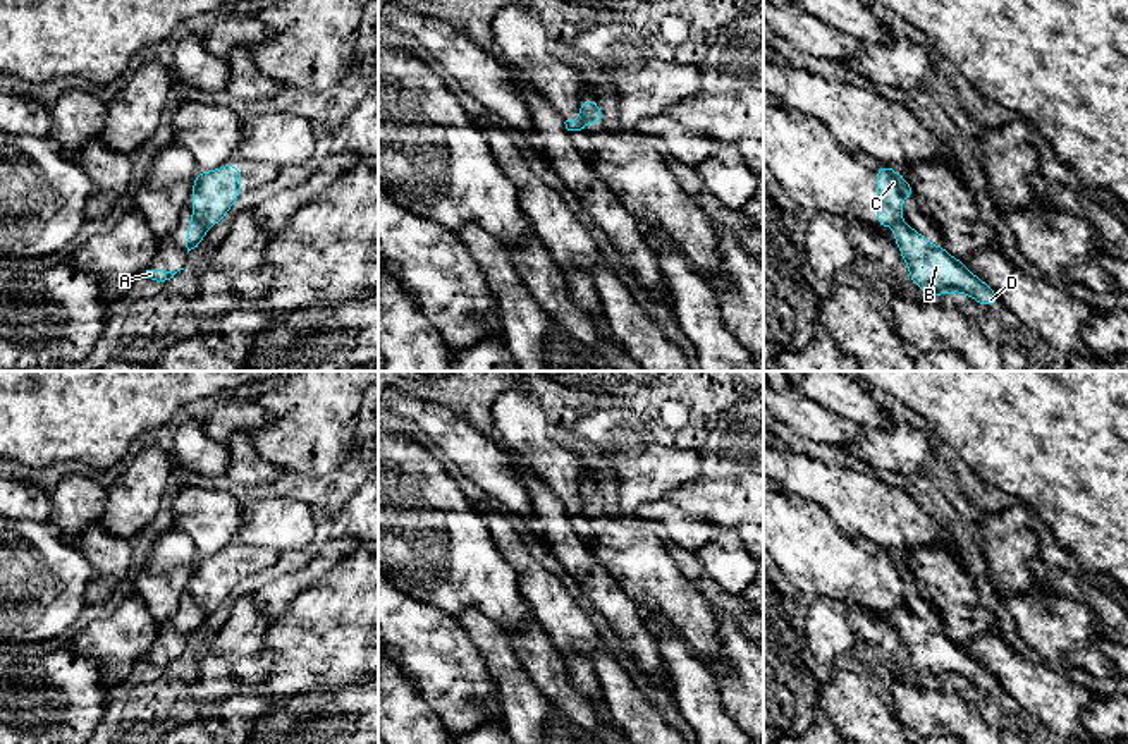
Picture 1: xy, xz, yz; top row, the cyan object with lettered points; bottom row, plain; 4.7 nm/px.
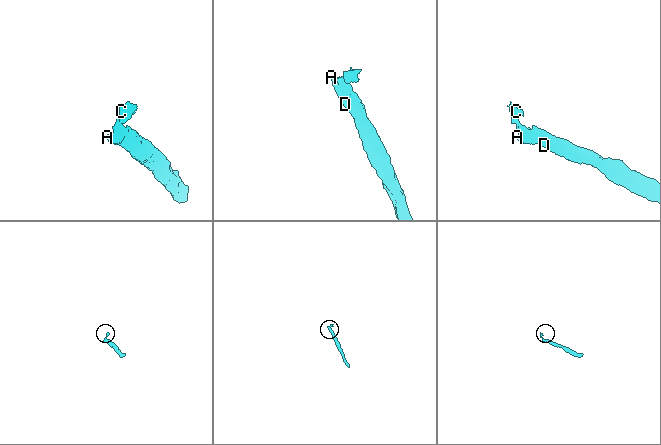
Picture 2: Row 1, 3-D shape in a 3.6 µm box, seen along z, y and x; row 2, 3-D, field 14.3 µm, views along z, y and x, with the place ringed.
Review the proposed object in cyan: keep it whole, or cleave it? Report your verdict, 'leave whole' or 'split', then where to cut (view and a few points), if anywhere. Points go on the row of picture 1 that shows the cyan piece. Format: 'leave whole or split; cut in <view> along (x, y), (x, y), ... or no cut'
split; cut in xy along (193, 215), (207, 229)

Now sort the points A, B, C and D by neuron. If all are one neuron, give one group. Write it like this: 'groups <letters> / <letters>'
groups A B D / C

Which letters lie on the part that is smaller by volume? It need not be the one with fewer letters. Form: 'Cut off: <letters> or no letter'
Cut off: C

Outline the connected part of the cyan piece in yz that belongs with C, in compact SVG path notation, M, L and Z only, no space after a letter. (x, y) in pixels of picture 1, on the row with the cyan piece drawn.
M877 167L877 227L891 227L903 218L901 201L913 198L916 192L906 179L889 168Z

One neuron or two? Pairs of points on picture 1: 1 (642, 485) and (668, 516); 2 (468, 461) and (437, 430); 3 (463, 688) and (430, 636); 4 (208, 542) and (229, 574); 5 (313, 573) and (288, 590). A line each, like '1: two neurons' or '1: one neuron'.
1: two neurons
2: one neuron
3: one neuron
4: two neurons
5: one neuron

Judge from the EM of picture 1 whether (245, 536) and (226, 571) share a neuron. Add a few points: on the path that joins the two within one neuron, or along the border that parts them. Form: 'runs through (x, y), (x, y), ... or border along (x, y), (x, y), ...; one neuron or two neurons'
border along (248, 545), (274, 548), (279, 554); two neurons

